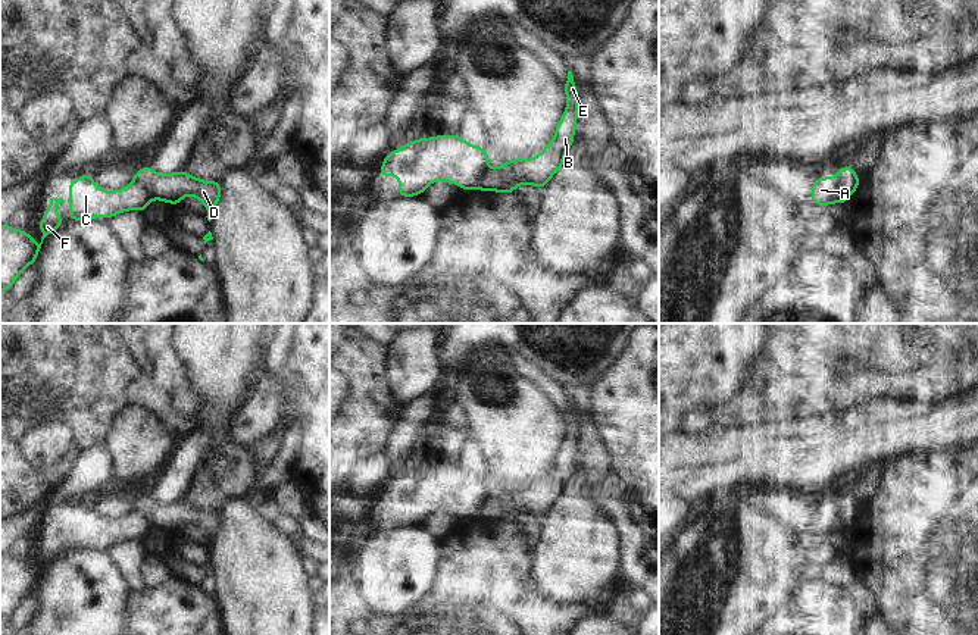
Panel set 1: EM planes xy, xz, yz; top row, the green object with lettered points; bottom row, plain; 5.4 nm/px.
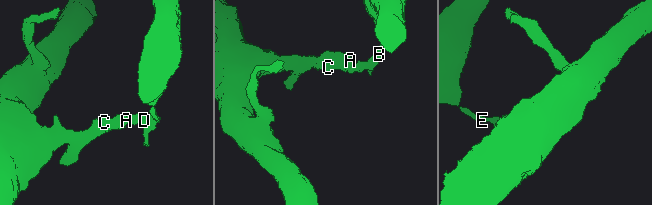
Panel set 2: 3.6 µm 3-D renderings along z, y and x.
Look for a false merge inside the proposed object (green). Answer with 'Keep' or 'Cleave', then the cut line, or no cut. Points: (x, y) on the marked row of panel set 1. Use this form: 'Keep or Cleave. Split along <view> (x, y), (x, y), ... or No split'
Cleave. Split along xy (134, 180), (141, 183), (153, 197).

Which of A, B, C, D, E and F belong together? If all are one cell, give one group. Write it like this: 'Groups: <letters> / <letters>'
Groups: A C F / B D E.

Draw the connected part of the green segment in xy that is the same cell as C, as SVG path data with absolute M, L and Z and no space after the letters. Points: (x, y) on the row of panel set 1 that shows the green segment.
M90 173L69 182L69 220L109 219L126 210L144 212L153 195L147 187L132 181L116 191L101 190Z

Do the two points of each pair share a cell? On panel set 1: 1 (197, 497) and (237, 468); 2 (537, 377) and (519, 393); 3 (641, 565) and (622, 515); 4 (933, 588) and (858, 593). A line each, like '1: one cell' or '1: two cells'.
1: one cell
2: two cells
3: one cell
4: two cells

